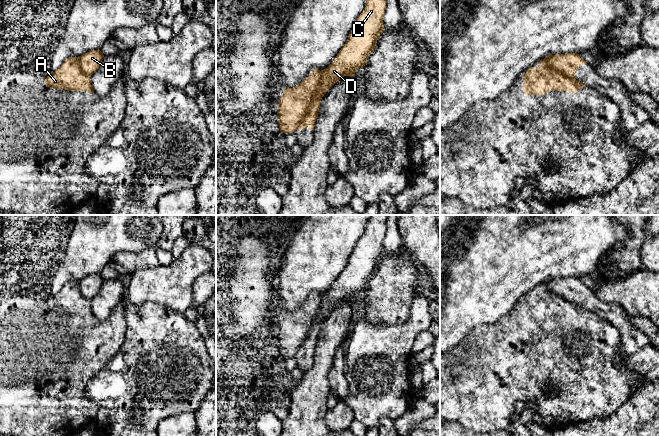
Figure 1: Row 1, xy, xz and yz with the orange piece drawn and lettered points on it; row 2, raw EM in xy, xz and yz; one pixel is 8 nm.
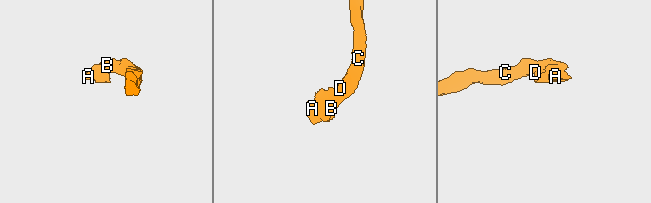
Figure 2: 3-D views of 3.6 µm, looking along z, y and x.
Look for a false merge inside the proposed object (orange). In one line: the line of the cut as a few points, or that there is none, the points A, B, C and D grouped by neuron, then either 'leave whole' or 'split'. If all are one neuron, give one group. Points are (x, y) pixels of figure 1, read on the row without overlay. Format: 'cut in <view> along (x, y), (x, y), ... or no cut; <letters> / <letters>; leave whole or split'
cut in xz along (322, 295), (318, 312), (308, 335), (296, 352); A / B C D; split

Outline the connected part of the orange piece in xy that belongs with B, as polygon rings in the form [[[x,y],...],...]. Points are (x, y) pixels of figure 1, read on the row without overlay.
[[[100,274],[89,275],[78,281],[80,292],[86,299],[91,300],[99,292],[103,282]]]

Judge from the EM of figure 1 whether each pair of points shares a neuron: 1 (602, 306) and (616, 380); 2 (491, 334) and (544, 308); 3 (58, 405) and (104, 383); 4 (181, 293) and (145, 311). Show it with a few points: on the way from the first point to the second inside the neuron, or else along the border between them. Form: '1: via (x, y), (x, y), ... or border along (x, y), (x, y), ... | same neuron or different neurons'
1: border along (585, 308), (609, 322), (617, 330), (620, 338) | different neurons
2: via (507, 334), (529, 334), (539, 324) | same neuron
3: border along (98, 372), (85, 388), (98, 405), (96, 413) | different neurons
4: border along (134, 304), (153, 301), (180, 313) | different neurons

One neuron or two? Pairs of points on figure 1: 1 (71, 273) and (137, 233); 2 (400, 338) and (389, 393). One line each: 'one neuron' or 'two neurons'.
1: one neuron
2: one neuron

